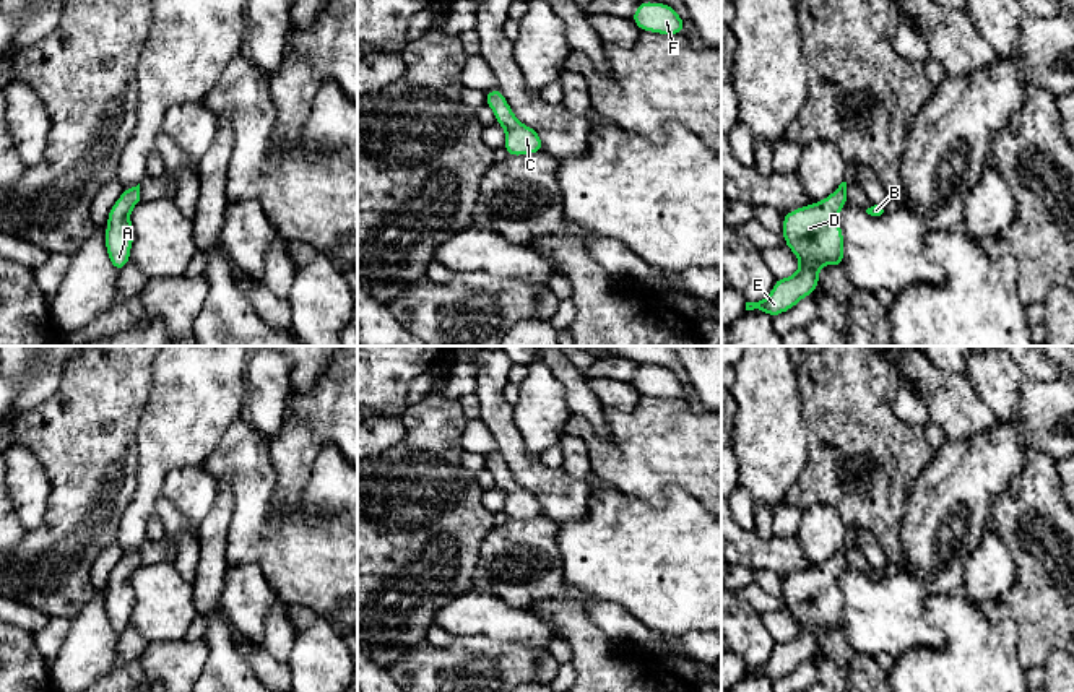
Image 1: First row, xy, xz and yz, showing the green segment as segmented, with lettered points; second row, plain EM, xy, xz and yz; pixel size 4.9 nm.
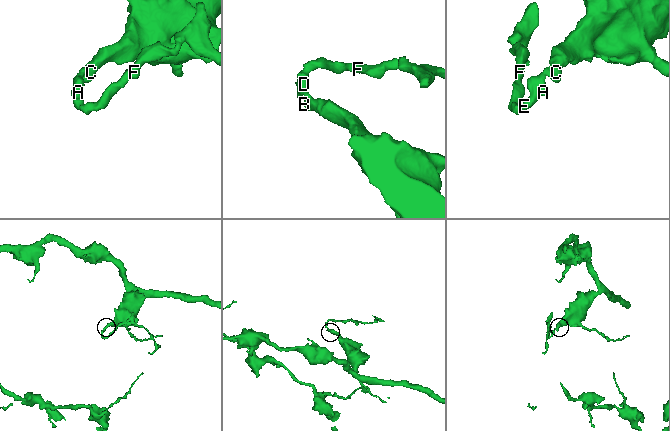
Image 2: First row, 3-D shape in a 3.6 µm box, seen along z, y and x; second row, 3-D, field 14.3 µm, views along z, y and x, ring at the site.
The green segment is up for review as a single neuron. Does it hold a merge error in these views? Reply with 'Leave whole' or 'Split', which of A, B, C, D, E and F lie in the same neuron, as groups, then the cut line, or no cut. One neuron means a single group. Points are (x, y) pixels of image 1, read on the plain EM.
Leave whole. Groups: A B C D E F. No split

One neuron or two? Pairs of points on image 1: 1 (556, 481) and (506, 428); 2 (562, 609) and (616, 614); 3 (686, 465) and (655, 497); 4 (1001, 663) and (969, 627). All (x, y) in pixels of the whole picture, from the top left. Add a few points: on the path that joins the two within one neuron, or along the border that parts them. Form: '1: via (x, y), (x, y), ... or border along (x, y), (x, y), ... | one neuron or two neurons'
1: via (540, 478), (512, 450), (511, 444) | one neuron
2: border along (551, 598), (575, 598), (587, 616), (613, 639) | two neurons
3: via (676, 467), (655, 488) | one neuron
4: via (991, 655), (974, 637) | one neuron

